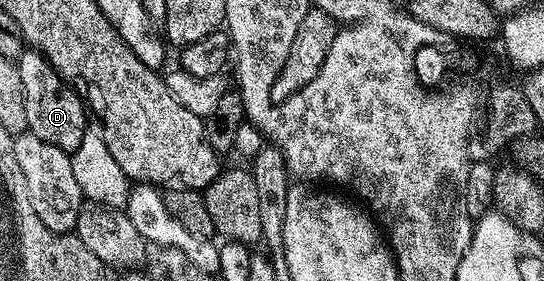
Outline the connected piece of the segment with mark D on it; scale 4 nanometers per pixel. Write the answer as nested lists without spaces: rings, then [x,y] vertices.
[[[24,51],[19,54],[17,64],[24,87],[29,132],[37,135],[37,139],[45,139],[45,143],[53,143],[53,147],[61,147],[66,153],[72,154],[89,132],[89,113],[83,98],[60,77],[42,53]]]

